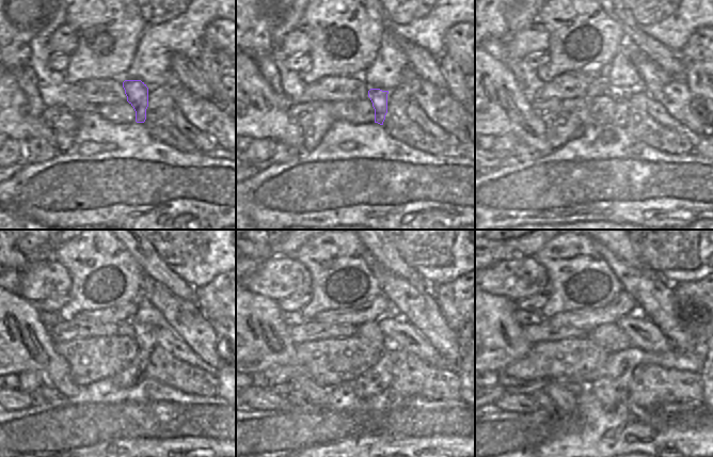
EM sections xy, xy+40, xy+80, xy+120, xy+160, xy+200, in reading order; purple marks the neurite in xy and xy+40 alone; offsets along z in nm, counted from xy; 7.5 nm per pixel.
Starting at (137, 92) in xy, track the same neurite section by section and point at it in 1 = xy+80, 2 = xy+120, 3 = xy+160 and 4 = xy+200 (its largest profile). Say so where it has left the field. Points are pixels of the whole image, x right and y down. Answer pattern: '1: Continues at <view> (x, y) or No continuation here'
1: Continues at xy+80 (621, 113)
2: Continues at xy+120 (130, 376)
3: Continues at xy+160 (373, 381)
4: Continues at xy+200 (609, 391)

